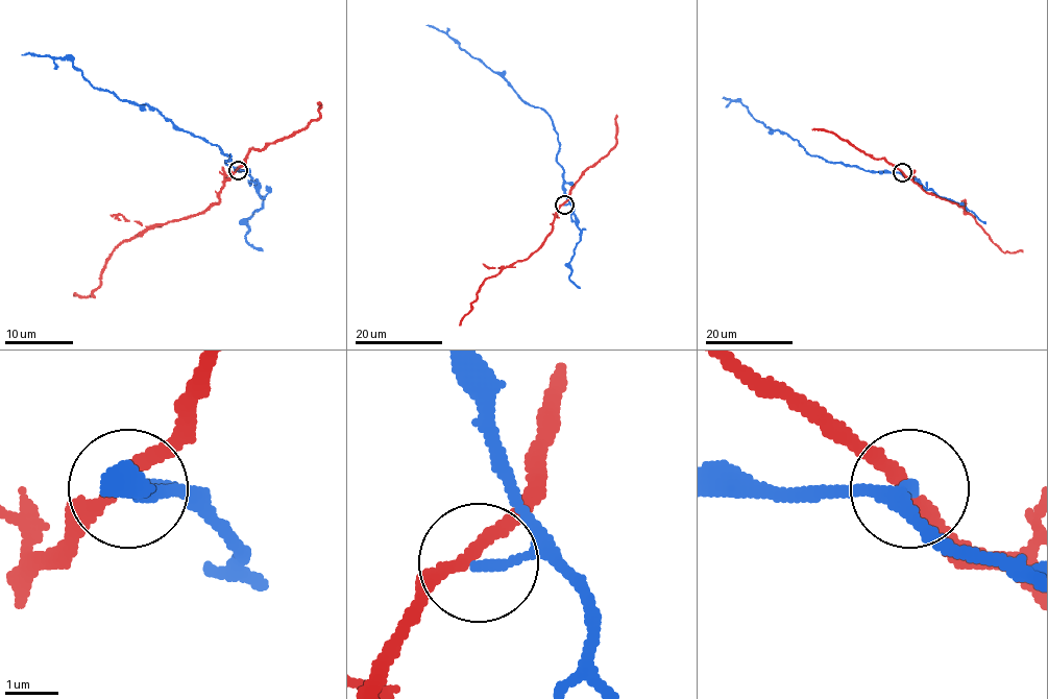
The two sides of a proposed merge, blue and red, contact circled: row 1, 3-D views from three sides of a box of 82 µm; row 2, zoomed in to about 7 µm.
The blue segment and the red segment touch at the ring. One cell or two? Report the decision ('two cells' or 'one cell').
two cells

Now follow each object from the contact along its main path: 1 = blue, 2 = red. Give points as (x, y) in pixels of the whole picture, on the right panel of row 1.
1: (901, 172), (866, 171), (858, 167), (830, 162), (805, 150), (785, 133), (768, 128), (741, 101), (723, 98)
2: (901, 172), (927, 192), (960, 207), (1004, 252), (1022, 252)

